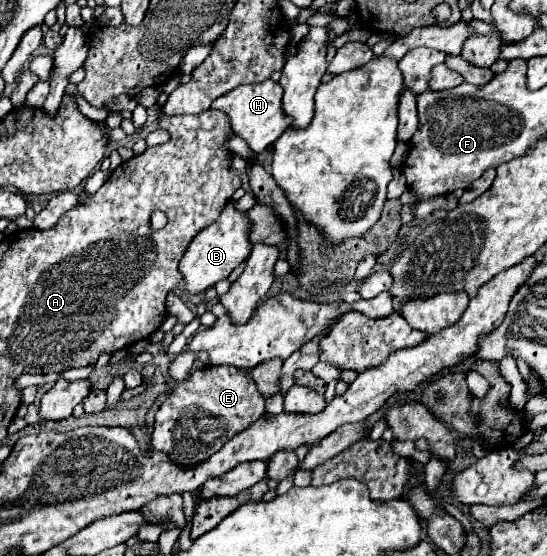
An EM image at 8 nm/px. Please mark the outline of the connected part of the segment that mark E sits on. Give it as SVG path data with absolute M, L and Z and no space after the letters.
M203 366L195 372L191 372L189 378L183 380L157 410L153 434L151 434L151 446L153 446L153 450L165 452L175 464L193 466L193 464L209 458L227 440L231 440L237 432L245 430L251 422L255 422L263 414L265 414L265 398L257 392L255 382L251 378L251 370L233 368L233 366Z

